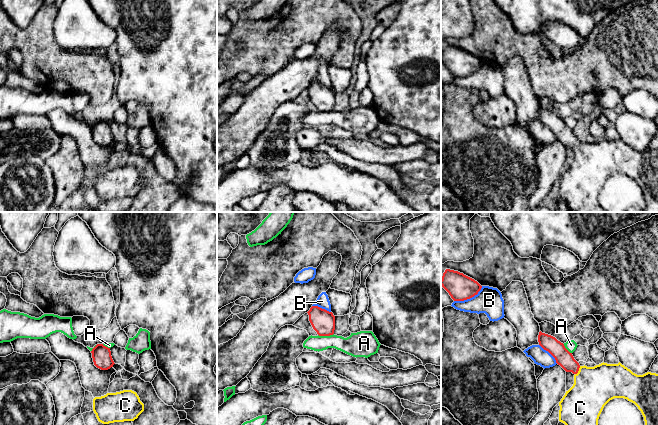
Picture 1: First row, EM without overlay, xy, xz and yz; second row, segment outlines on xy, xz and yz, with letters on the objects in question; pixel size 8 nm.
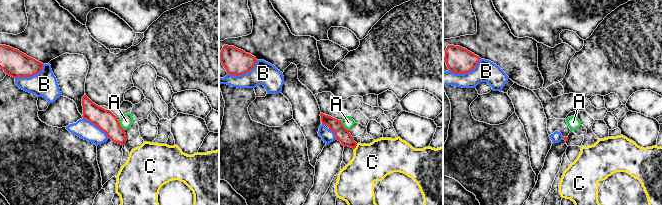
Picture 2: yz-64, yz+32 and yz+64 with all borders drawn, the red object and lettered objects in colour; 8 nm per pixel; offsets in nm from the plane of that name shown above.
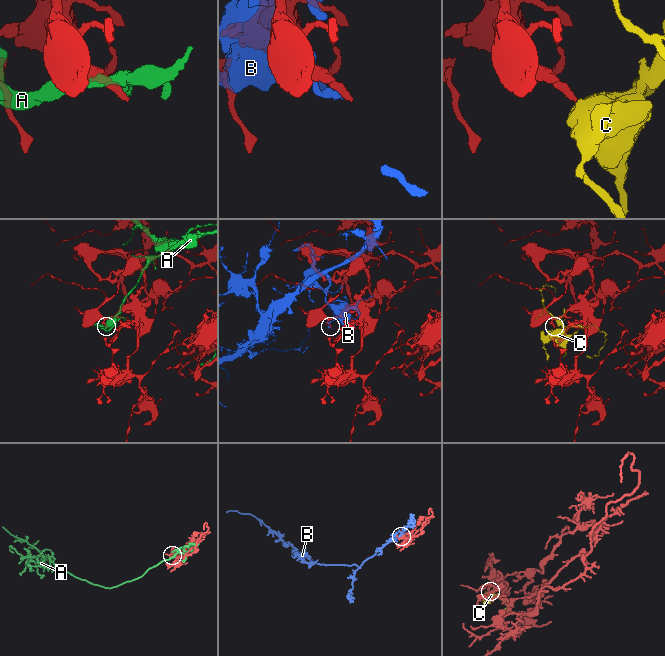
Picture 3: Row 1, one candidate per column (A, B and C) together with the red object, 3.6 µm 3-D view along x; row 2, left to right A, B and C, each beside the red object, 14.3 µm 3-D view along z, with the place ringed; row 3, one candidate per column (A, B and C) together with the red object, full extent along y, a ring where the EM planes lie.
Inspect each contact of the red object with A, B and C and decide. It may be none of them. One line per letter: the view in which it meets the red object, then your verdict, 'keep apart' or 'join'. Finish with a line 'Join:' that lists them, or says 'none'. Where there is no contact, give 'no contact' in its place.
A: xz | keep apart
B: yz | keep apart
C: yz | join
Join: C

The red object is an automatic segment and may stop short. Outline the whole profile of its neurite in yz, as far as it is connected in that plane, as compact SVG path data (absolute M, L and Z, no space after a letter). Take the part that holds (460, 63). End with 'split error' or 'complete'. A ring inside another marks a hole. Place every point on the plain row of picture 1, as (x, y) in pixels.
M446 45L441 55L441 62L454 77L464 77L478 70L482 62L474 55L458 47Z; complete

